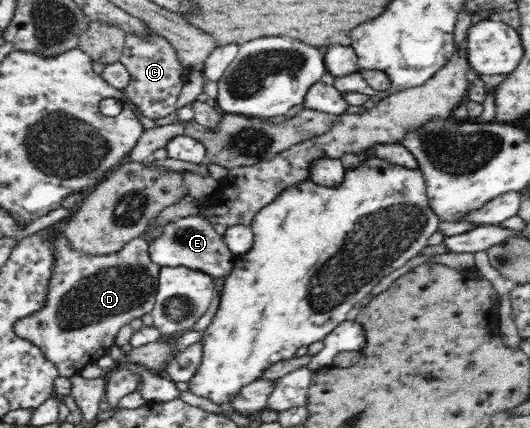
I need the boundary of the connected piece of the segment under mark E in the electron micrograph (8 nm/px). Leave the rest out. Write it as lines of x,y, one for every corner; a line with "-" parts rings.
190,215
168,222
162,228
162,231
148,242
147,252
149,260
160,267
187,267
204,272
212,277
229,275
236,256
227,248
223,237
213,229
213,225
207,217
201,215

